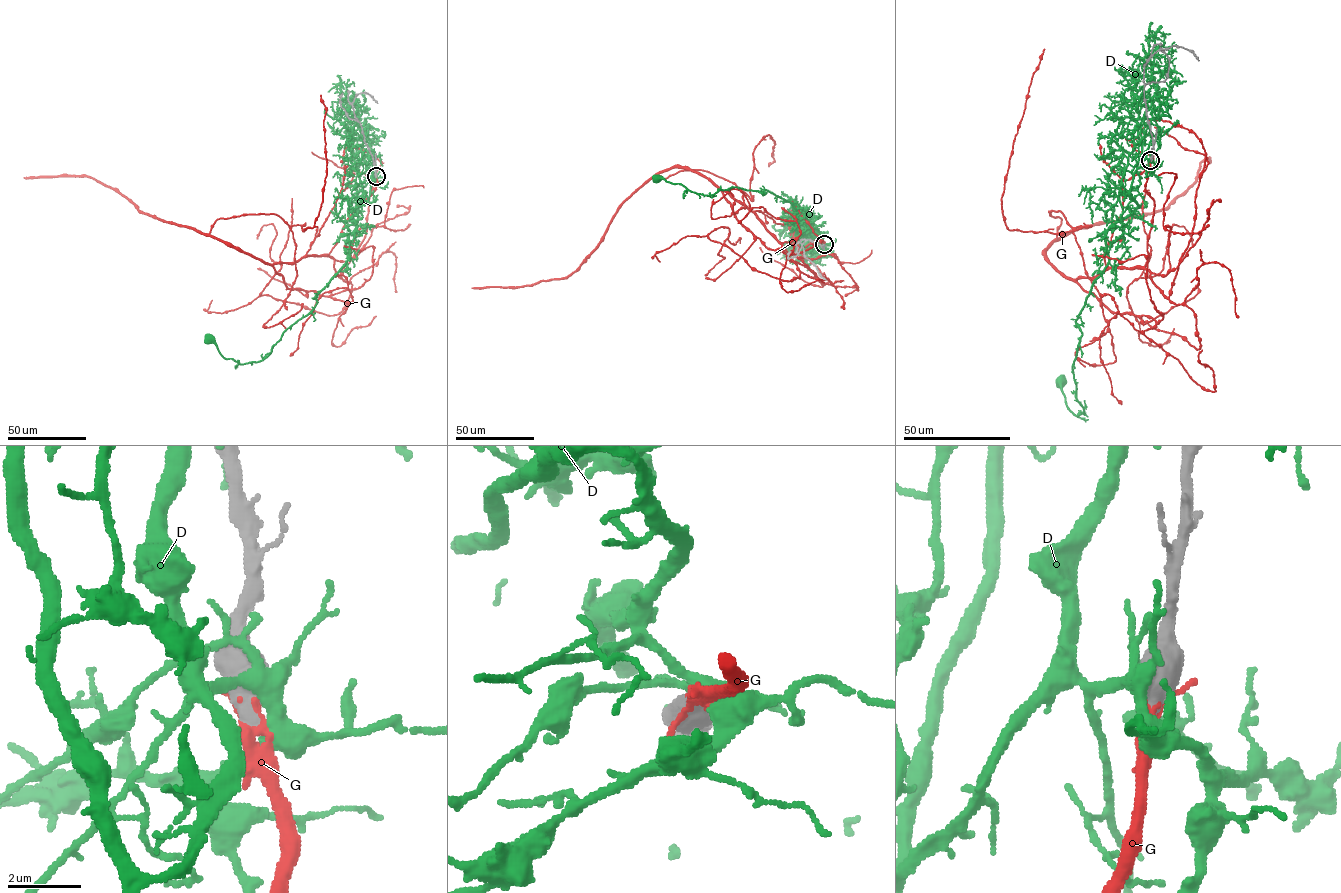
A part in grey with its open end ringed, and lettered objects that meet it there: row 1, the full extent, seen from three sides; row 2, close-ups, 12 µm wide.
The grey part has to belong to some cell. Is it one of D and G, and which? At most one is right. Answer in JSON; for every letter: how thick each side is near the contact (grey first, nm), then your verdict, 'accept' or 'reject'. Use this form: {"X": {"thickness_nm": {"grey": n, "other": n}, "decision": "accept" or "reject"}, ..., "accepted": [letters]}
{"D": {"thickness_nm": {"grey": 750, "other": 400}, "decision": "reject"}, "G": {"thickness_nm": {"grey": 700, "other": 200}, "decision": "accept"}, "accepted": ["G"]}

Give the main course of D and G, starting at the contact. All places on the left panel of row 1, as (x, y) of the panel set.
D: (376, 175), (354, 220), (348, 259), (266, 356), (238, 364), (208, 339)
G: (375, 176), (327, 255), (265, 263), (208, 234), (248, 214), (313, 226), (326, 174), (320, 95)

